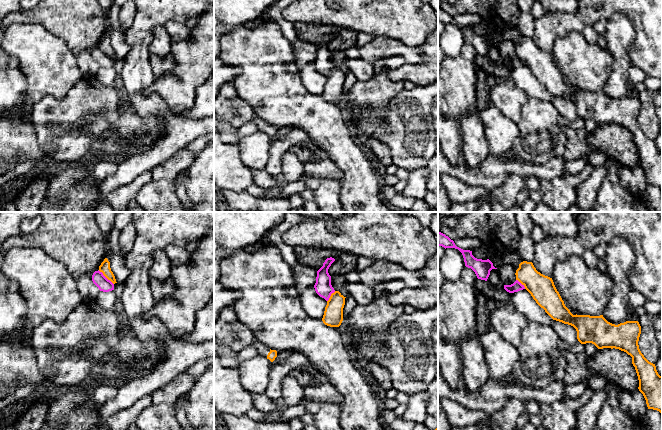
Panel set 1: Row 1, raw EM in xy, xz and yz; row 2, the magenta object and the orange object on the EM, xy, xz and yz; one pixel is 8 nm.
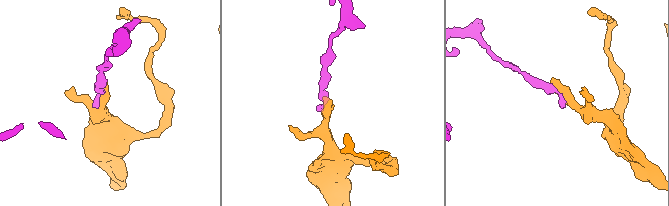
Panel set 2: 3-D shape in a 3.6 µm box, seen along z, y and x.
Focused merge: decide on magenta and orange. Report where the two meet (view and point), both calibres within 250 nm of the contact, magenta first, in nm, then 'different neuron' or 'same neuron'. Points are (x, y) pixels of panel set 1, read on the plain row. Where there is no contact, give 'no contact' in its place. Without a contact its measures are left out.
xy (105, 53) | 110/80 nm | different neuron

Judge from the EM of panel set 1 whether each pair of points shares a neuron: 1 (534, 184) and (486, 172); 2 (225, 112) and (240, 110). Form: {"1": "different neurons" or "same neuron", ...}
{"1": "different neurons", "2": "same neuron"}

